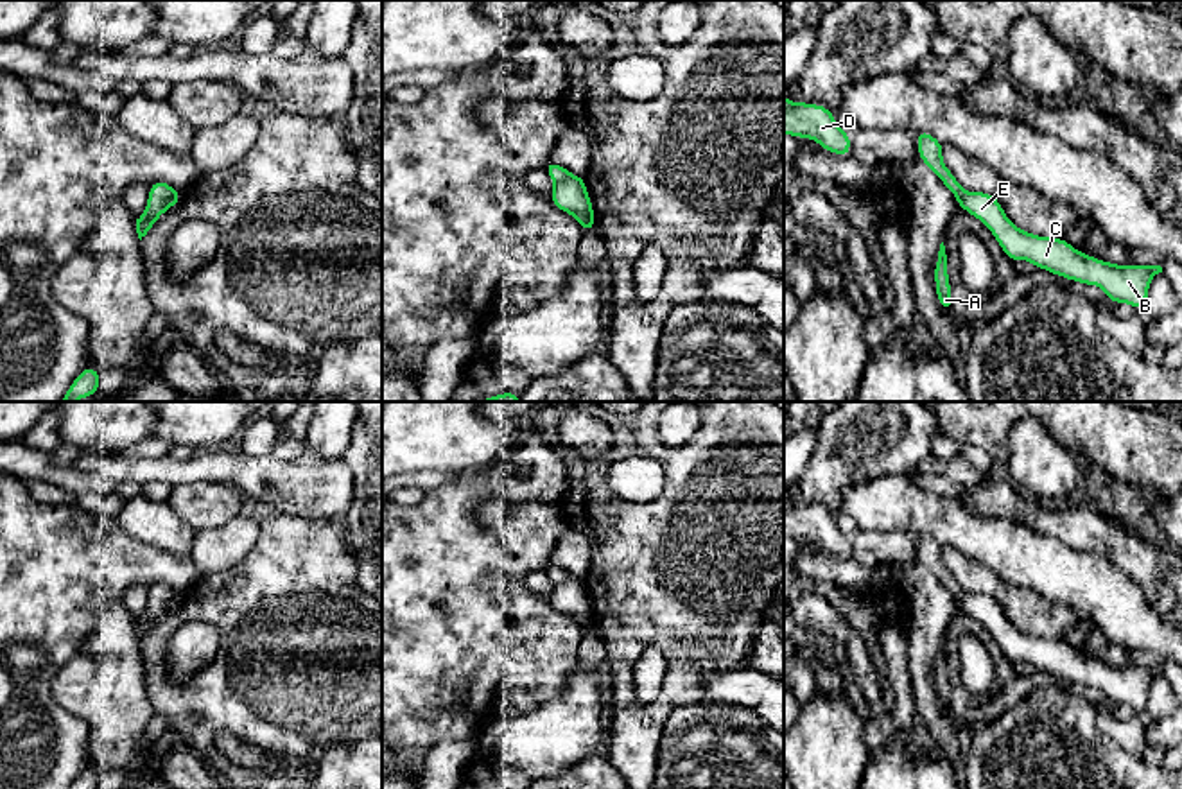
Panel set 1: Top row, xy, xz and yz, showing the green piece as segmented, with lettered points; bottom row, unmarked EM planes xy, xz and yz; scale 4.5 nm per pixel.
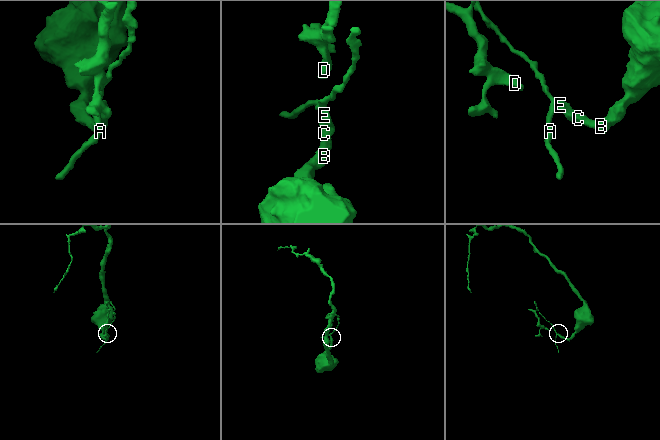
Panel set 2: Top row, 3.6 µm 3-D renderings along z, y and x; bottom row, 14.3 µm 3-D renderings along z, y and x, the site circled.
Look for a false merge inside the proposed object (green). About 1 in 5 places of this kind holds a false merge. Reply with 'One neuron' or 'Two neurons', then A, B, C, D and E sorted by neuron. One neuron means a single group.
Two neurons. Groups: A D / B C E

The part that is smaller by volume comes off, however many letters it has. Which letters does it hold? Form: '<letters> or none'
A, D

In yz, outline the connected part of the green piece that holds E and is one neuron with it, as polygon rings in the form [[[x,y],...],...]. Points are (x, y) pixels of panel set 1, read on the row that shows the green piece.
[[[965,190],[958,204],[990,230],[1012,262],[1026,260],[1056,276],[1098,285],[1110,303],[1128,303],[1135,310],[1144,308],[1152,278],[1162,273],[1160,265],[1103,262],[1074,249],[1064,238],[1022,231],[1006,217],[1001,203],[992,194]]]

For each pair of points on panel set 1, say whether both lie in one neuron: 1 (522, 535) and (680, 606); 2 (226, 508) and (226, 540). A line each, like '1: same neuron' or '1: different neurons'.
1: different neurons
2: different neurons

